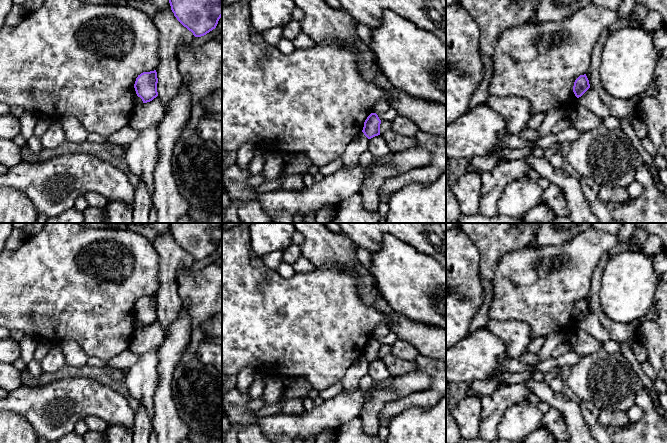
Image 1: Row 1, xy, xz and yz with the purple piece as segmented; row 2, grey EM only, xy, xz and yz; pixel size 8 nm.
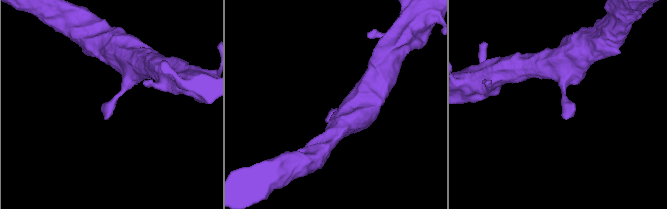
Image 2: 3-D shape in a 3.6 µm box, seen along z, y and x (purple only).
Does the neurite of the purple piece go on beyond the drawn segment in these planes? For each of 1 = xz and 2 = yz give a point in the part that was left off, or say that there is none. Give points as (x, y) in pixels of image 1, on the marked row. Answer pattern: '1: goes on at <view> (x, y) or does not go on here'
1: does not go on here
2: does not go on here

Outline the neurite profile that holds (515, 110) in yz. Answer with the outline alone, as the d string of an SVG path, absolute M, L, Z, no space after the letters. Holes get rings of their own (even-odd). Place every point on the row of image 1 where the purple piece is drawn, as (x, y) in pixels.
M490 95L484 104L505 119L509 132L519 134L527 129L532 116L530 102L527 99L518 96Z

